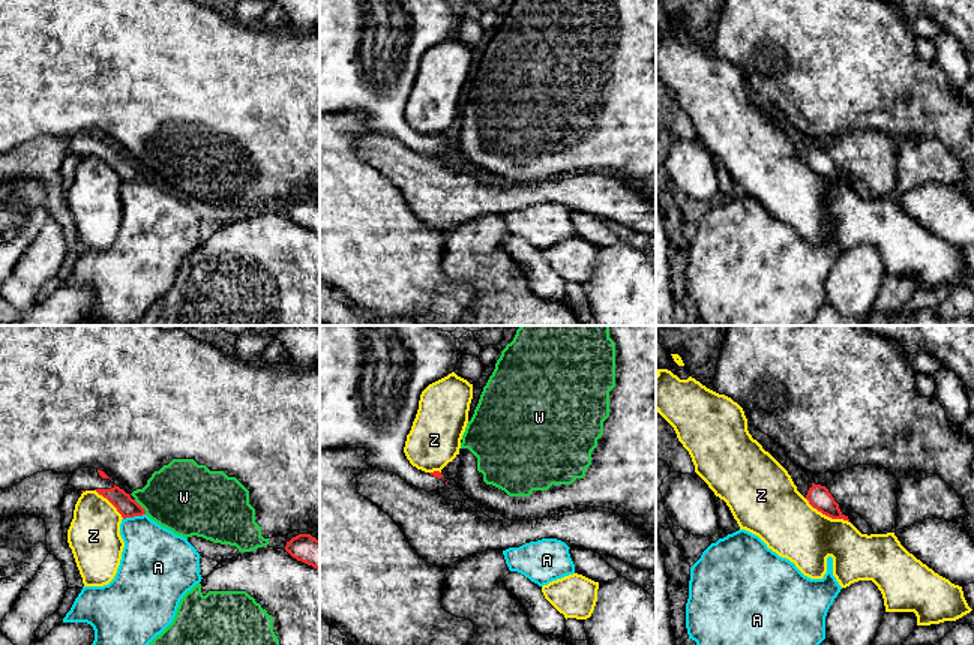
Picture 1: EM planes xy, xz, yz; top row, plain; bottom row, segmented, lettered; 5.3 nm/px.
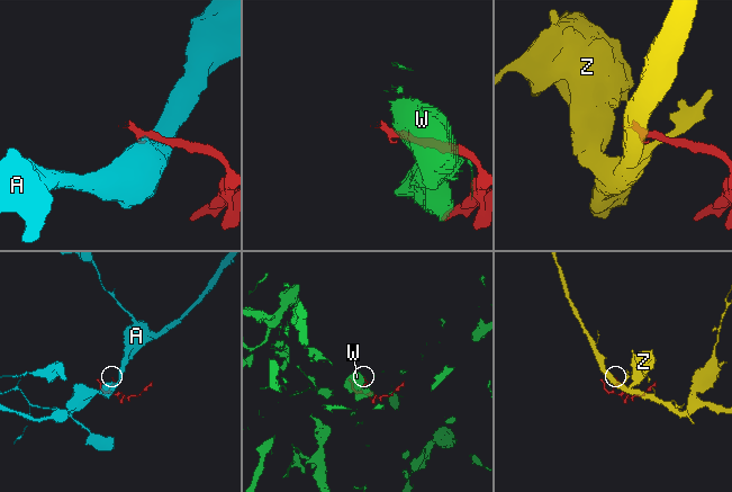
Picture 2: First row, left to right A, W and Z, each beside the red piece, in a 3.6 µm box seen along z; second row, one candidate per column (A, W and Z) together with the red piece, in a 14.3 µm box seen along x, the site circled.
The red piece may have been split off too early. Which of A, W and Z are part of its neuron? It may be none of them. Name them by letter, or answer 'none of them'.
none of them

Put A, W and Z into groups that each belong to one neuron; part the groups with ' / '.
A / W / Z

